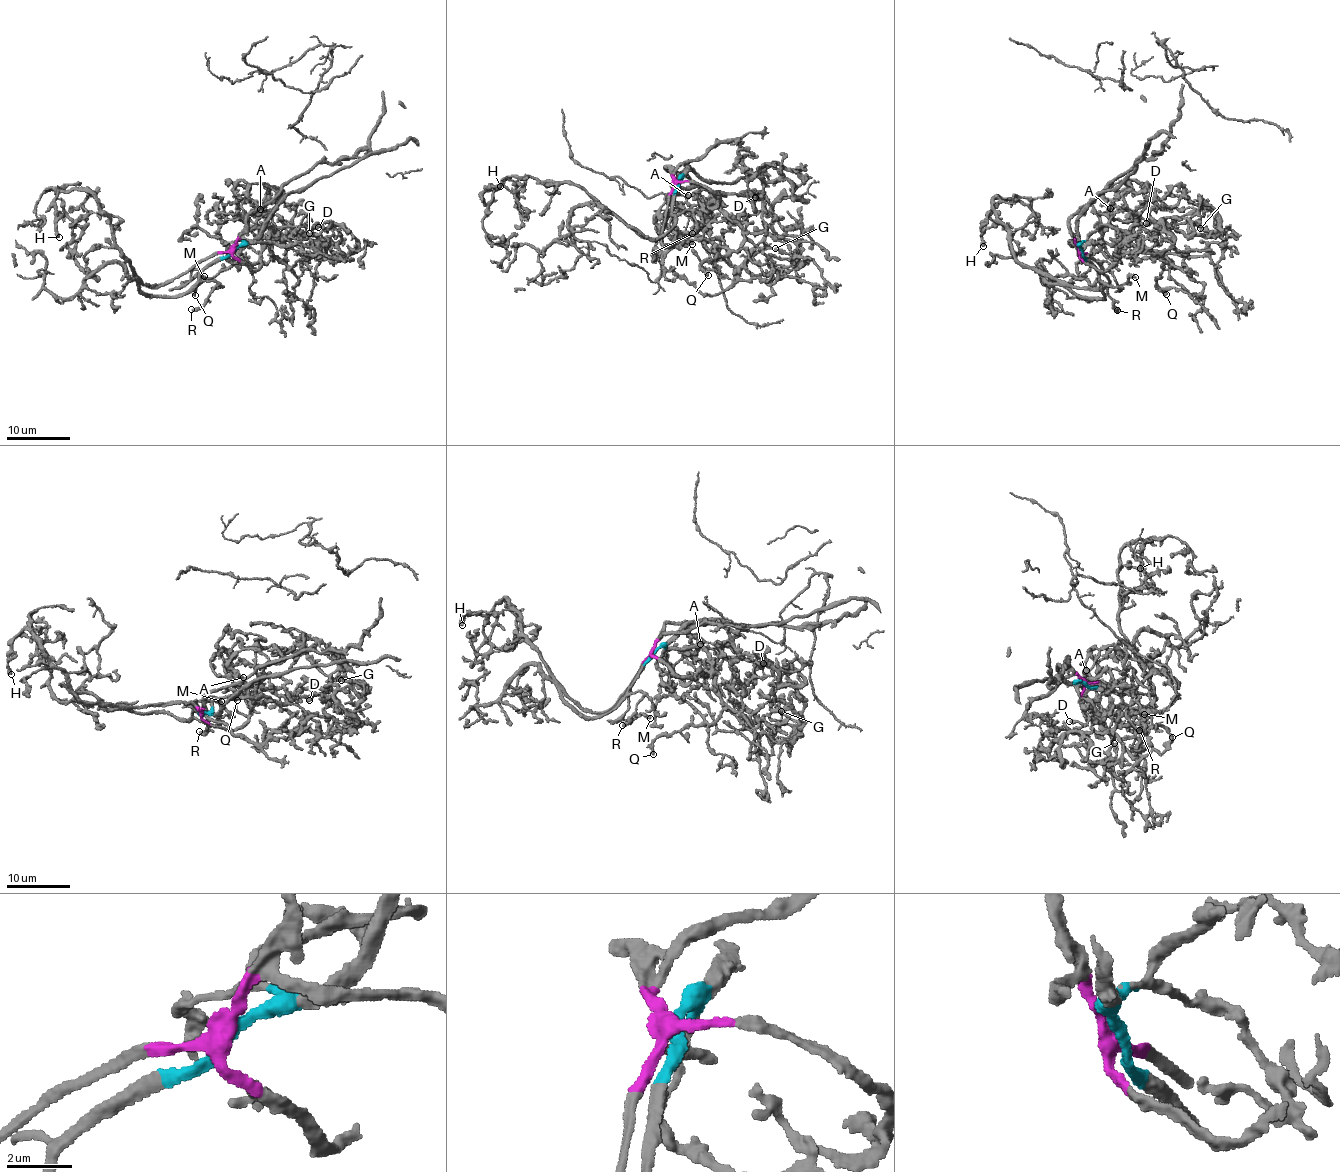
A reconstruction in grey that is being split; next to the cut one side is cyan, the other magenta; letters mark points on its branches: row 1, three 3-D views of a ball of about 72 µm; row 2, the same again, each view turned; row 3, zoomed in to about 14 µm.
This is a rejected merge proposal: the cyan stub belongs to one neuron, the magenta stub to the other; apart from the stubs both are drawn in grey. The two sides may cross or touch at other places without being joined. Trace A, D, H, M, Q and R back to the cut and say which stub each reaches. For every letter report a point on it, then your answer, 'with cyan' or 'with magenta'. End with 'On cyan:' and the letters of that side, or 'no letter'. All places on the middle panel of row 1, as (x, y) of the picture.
A: (688, 195) | with magenta
D: (755, 197) | with magenta
H: (500, 186) | with magenta
M: (692, 244) | with cyan
Q: (708, 275) | with cyan
R: (692, 233) | with cyan
On cyan: M, Q, R

